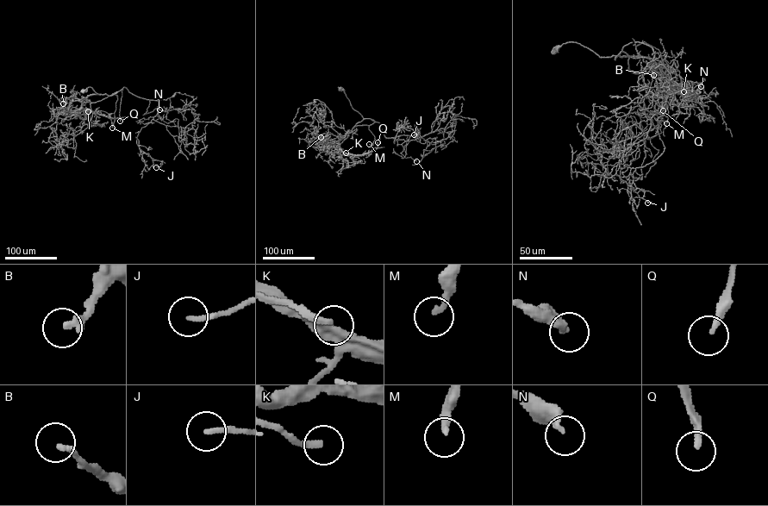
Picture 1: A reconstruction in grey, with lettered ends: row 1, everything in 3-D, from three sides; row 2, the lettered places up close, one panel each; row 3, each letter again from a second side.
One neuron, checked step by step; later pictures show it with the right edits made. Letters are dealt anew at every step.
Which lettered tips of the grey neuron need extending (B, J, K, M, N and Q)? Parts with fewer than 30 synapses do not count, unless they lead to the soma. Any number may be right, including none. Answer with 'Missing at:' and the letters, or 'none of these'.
Missing at: B, M, Q

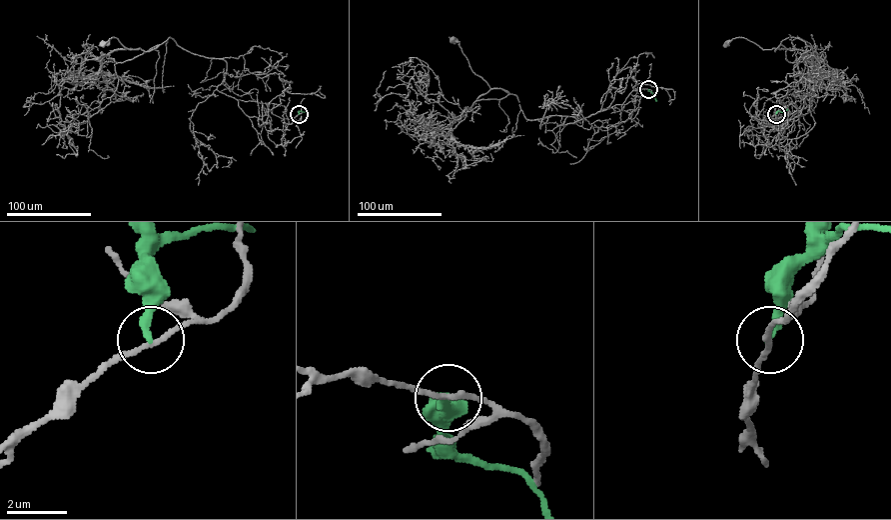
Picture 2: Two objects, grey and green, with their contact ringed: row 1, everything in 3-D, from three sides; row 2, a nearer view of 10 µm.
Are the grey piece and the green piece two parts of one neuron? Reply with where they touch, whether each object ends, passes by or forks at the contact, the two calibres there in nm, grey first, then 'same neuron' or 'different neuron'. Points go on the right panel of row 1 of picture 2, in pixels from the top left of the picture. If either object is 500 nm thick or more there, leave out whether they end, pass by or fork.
at (776, 114); grey passes by; green ends there; 160 nm thick on the grey side, 280 nm on the other; different neuron

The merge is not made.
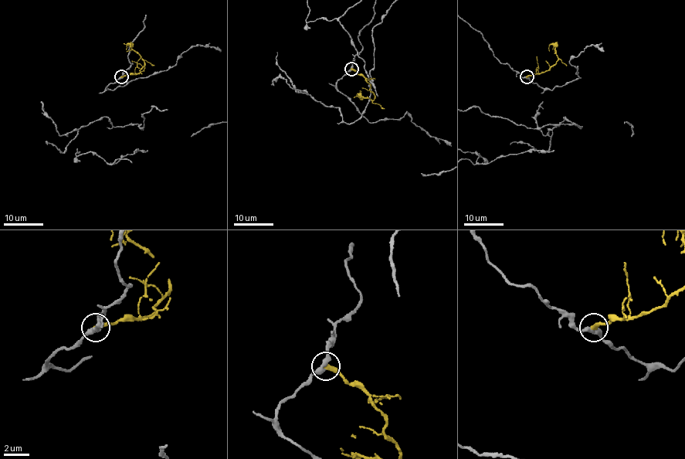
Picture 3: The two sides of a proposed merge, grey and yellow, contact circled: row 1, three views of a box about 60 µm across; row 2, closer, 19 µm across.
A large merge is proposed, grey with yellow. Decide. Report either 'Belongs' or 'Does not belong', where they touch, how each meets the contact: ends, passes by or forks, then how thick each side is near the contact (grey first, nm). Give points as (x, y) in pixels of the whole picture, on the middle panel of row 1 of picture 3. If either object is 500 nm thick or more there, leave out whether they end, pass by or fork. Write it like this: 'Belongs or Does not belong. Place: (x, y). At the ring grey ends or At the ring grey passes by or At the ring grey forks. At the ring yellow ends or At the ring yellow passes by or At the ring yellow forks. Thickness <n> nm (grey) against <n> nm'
Does not belong. Place: (351, 69). At the ring grey passes by. At the ring yellow ends. Thickness 360 nm (grey) against 400 nm

